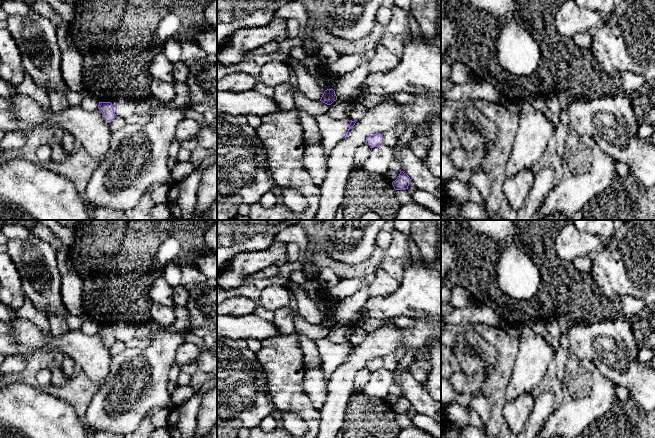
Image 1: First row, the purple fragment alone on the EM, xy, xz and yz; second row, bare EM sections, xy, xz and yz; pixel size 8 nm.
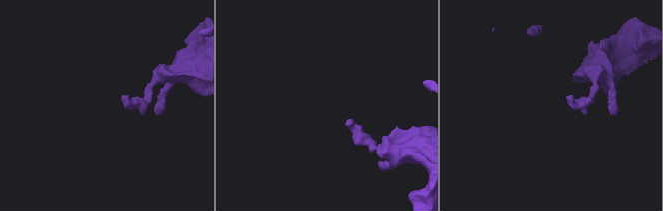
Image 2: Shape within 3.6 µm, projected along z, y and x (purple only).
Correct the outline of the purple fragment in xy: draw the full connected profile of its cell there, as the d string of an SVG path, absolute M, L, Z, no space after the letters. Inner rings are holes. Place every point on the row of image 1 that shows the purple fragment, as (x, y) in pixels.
M99 102L98 109L107 121L112 121L117 117L111 102Z

